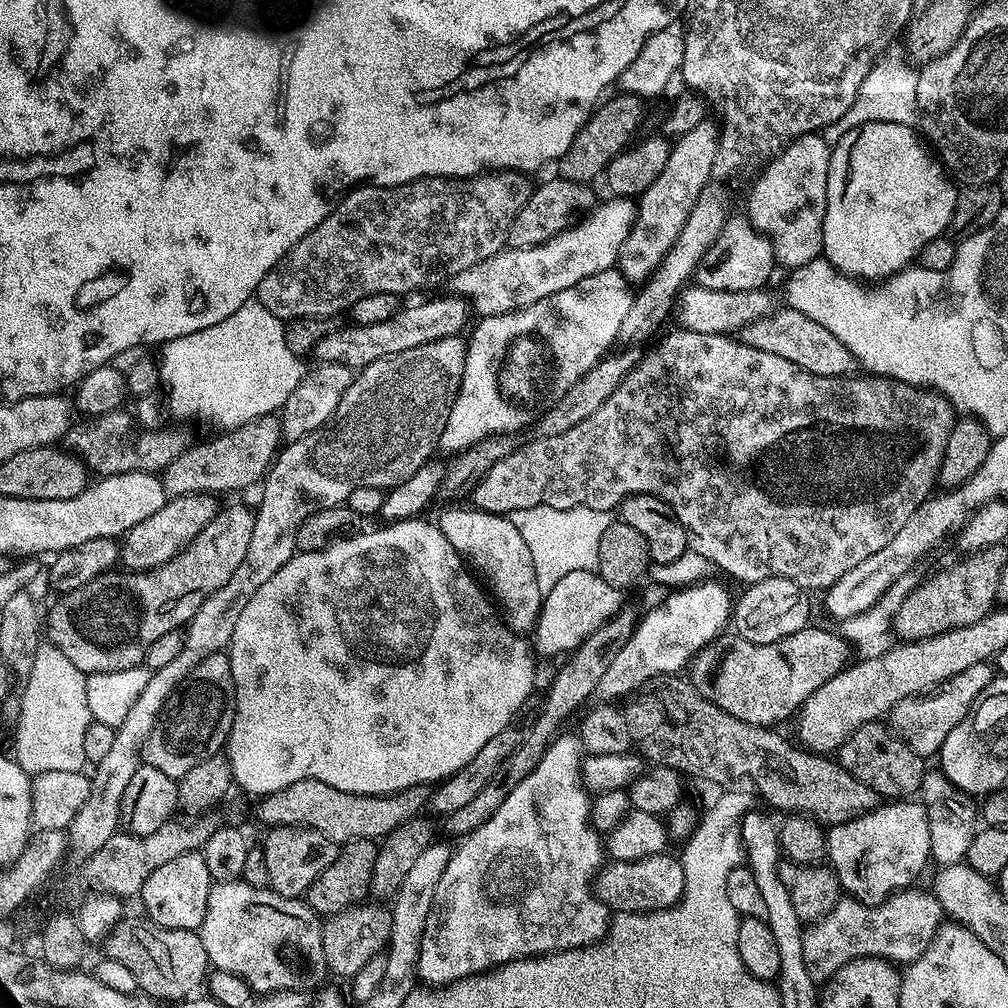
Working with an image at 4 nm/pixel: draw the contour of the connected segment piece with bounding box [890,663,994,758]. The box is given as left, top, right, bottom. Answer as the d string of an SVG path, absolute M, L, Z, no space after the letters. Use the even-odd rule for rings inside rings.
M991 663L969 666L967 670L962 670L962 674L954 674L954 678L947 680L931 694L911 696L898 702L890 713L891 727L919 756L935 757L946 742L950 730L961 724L968 717L968 713L976 707L976 701L992 681L993 675L994 668Z

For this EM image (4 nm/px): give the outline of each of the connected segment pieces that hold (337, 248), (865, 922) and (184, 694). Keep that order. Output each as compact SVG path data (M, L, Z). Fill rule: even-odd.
M489 170L478 176L465 176L463 178L449 178L446 176L423 176L414 182L406 182L398 186L390 186L389 188L379 188L377 184L365 183L363 186L357 186L347 193L333 207L329 216L318 226L314 226L314 230L310 230L310 234L306 234L306 238L302 238L294 247L289 250L286 255L277 262L271 270L266 274L266 278L262 278L262 282L256 287L256 299L260 300L262 306L270 310L271 314L277 316L280 321L287 322L298 318L299 316L319 316L321 318L336 318L339 312L347 313L354 306L354 302L358 302L362 298L366 298L370 294L394 294L396 297L403 297L403 292L416 292L419 288L428 288L431 284L440 284L447 281L453 276L462 274L462 270L470 270L470 266L474 266L478 262L482 262L486 258L490 258L494 254L504 251L508 238L508 227L510 222L514 222L514 218L518 214L518 210L522 210L522 206L526 206L526 202L530 198L534 184L525 173L510 172L507 170Z
M920 886L905 888L903 892L895 892L889 900L881 904L864 904L861 900L841 898L822 919L809 923L804 929L802 938L802 958L806 958L806 970L810 970L810 978L820 986L830 979L846 962L854 962L863 956L879 956L882 960L891 960L897 966L907 966L918 959L930 946L934 934L946 917L936 895L930 890L924 892Z
M227 651L206 657L187 680L173 692L166 705L168 732L157 726L144 742L143 763L162 770L162 774L179 778L185 776L198 762L221 755L228 743L236 713L236 687L230 670Z

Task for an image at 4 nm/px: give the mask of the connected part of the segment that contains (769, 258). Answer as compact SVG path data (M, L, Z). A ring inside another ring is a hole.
M729 215L714 246L706 250L702 262L696 267L694 280L695 283L710 290L727 292L761 290L765 287L764 283L772 276L772 267L776 268L777 264L771 241L751 224L747 215Z

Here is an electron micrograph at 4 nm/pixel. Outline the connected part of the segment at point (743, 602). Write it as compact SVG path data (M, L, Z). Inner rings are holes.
M775 576L766 578L757 584L749 584L743 589L744 597L734 606L735 635L741 640L755 644L785 640L790 634L809 627L812 616L812 604L808 601L809 593L790 578Z

